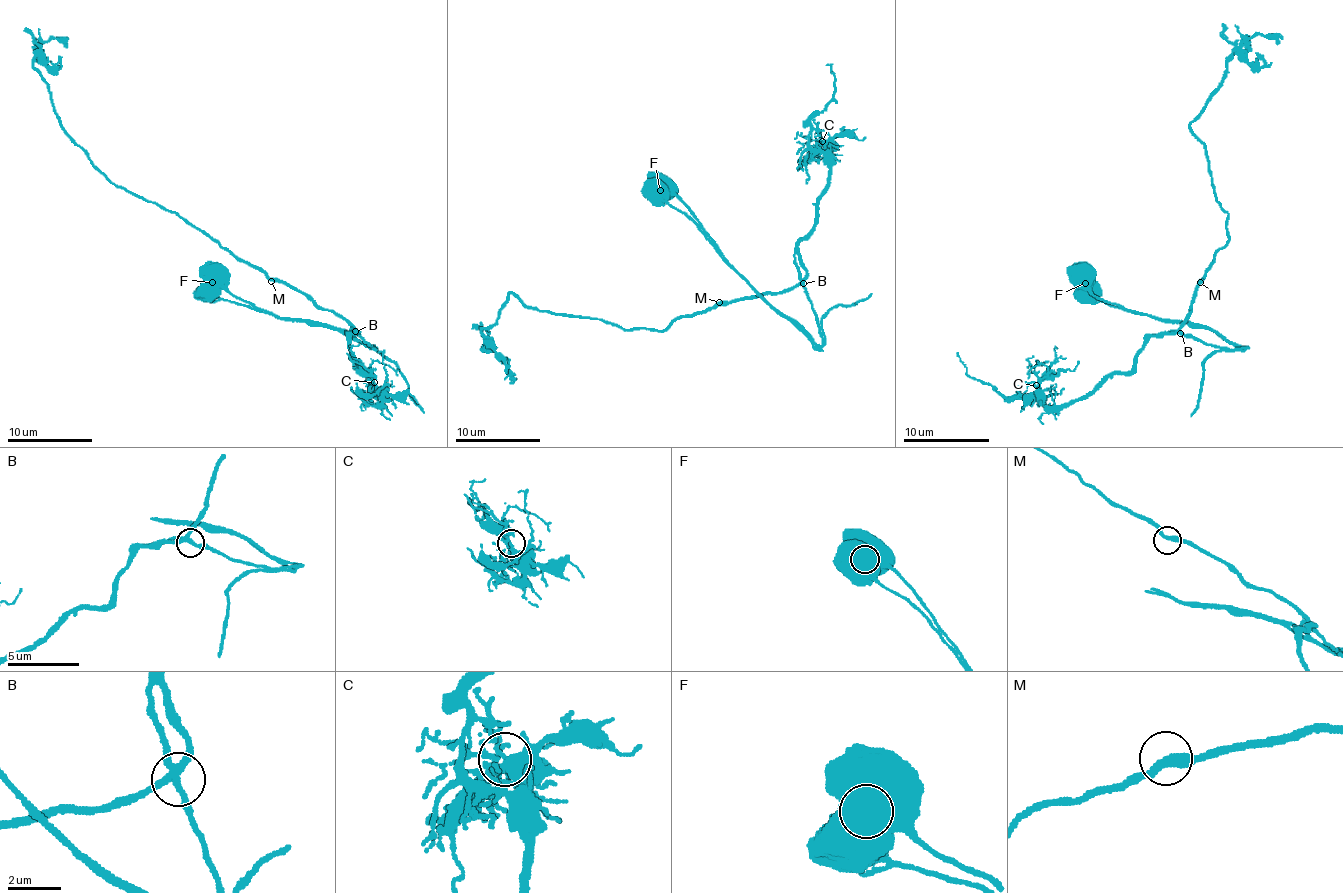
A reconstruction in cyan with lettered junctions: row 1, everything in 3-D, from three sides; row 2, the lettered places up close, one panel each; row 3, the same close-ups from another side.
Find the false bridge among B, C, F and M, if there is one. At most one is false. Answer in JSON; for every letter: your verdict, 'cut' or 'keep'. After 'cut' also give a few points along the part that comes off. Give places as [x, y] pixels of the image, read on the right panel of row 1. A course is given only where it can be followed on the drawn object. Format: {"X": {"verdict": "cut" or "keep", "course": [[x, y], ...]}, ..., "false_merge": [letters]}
{"B": {"verdict": "keep"}, "C": {"verdict": "keep"}, "F": {"verdict": "cut", "course": [[1086, 284], [1105, 301], [1157, 318], [1204, 325], [1243, 351], [1215, 351], [1202, 364], [1200, 398], [1191, 415]]}, "M": {"verdict": "keep"}, "false_merge": ["F"]}

